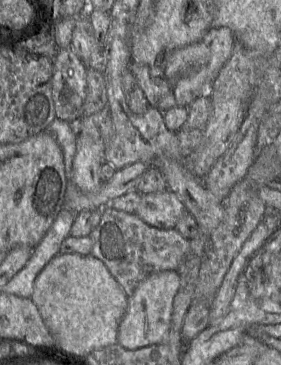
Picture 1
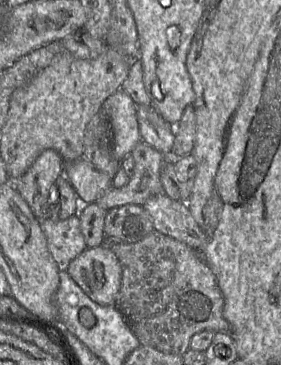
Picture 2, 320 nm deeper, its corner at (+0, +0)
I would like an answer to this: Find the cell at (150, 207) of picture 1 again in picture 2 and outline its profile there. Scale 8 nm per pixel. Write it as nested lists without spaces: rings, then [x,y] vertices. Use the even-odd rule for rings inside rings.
[[[141,140],[131,157],[134,170],[129,182],[122,188],[111,187],[95,202],[106,211],[129,204],[142,206],[149,198],[164,193],[160,170],[165,156]]]

